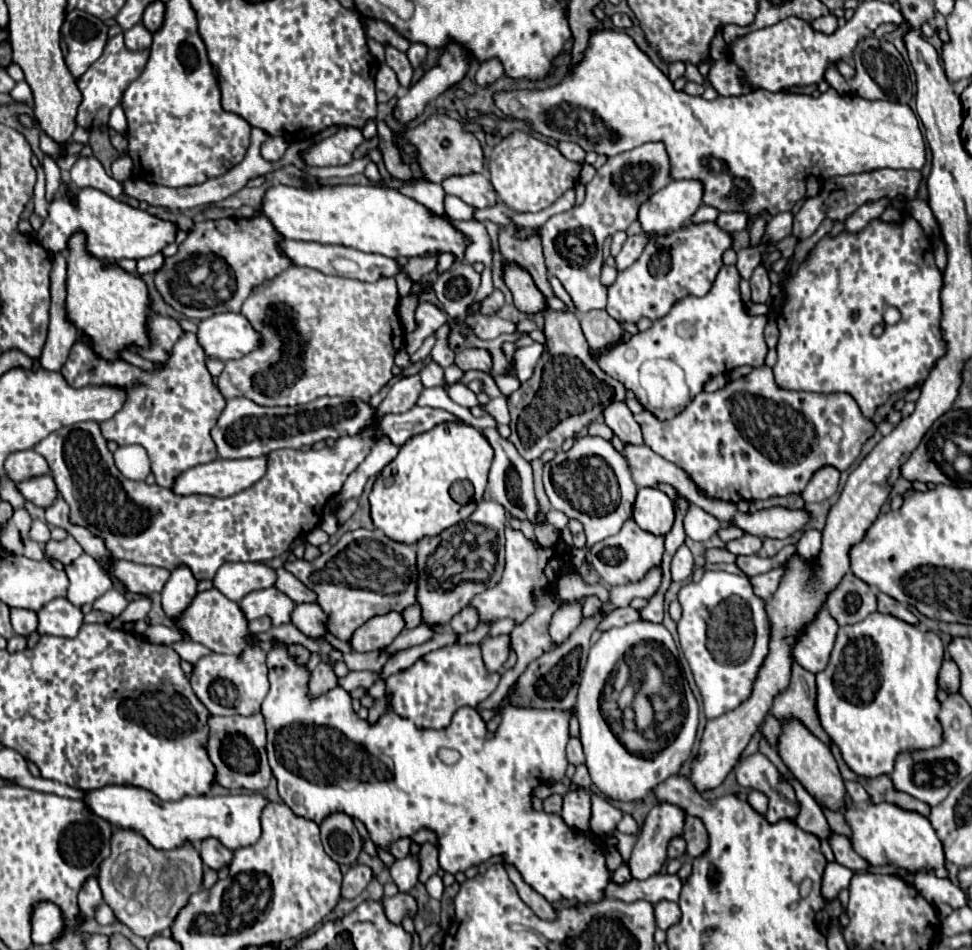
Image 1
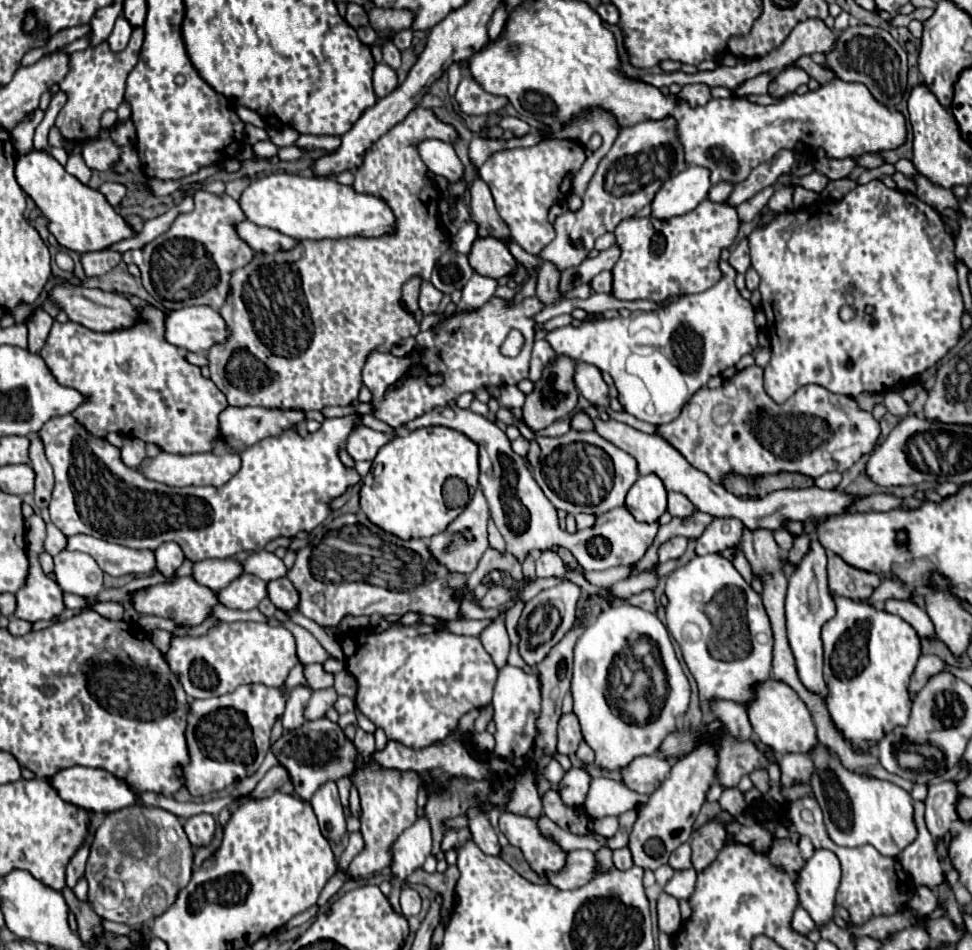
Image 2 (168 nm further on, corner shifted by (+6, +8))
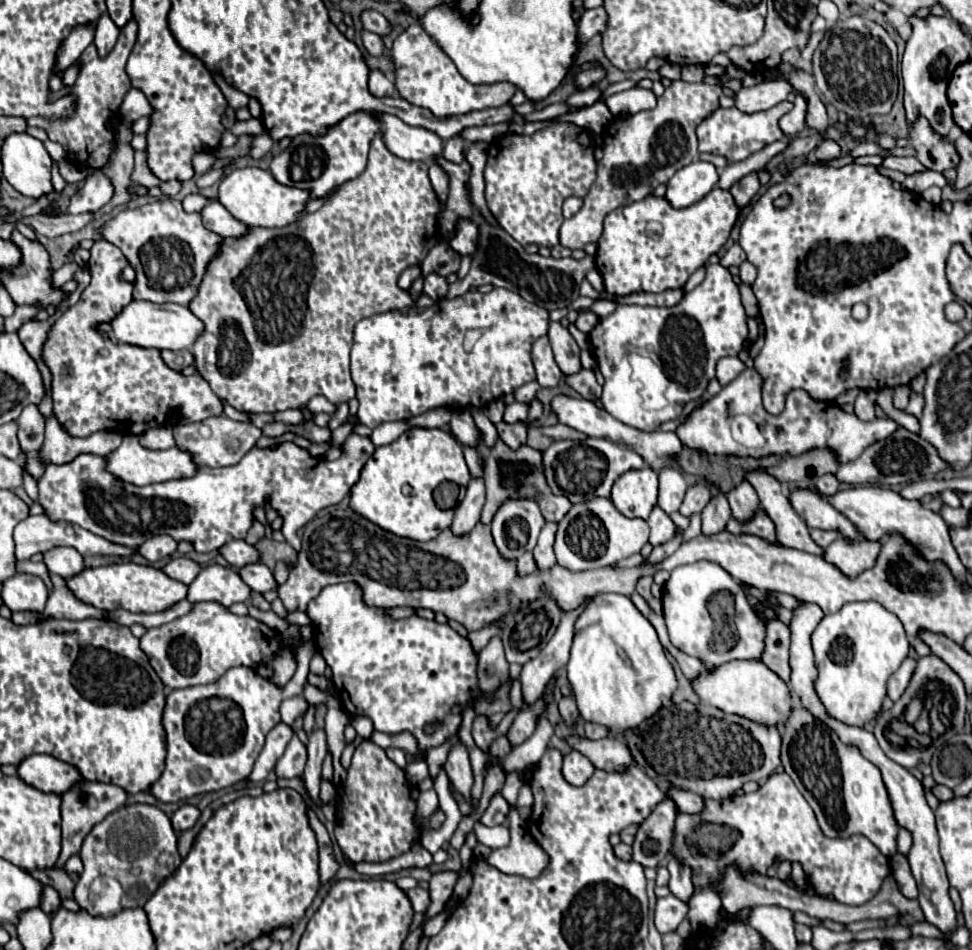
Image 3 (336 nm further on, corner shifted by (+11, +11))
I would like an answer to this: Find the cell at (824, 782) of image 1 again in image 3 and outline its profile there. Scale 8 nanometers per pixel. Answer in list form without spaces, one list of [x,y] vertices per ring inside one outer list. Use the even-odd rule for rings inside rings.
[[[736,659],[716,665],[712,669],[704,667],[700,675],[692,681],[692,687],[702,703],[718,707],[724,713],[736,713],[762,725],[784,725],[792,707],[788,685],[762,661]]]

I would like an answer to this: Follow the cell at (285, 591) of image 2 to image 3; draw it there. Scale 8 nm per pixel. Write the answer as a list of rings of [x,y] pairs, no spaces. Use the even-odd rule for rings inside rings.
[[[254,563],[254,565],[244,565],[242,569],[236,569],[236,573],[242,577],[242,581],[258,593],[266,593],[276,587],[272,571],[264,563]]]

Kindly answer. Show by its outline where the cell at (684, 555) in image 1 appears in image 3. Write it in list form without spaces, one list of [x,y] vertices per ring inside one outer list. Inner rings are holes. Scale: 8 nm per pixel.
[[[654,507],[650,517],[648,517],[648,525],[650,525],[650,543],[656,547],[656,545],[662,545],[666,541],[670,541],[676,533],[676,525],[674,521],[660,509],[660,507]]]

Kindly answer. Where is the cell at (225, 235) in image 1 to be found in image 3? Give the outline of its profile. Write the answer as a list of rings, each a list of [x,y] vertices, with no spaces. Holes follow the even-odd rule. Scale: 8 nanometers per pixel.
[[[162,199],[138,209],[120,211],[100,227],[102,239],[116,245],[136,271],[134,299],[188,305],[204,277],[206,265],[218,255],[220,235],[202,225],[200,213],[186,213],[178,199]]]

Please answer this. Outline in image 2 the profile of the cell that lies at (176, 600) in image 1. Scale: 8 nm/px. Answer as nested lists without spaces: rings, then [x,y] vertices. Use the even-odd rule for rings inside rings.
[[[167,542],[155,550],[155,558],[157,558],[157,570],[167,578],[167,582],[175,582],[175,572],[185,560],[183,550],[175,542]]]

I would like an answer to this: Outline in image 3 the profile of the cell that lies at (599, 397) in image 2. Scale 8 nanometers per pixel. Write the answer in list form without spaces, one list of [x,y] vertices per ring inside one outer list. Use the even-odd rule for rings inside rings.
[[[550,321],[548,323],[548,339],[554,351],[554,359],[558,363],[558,367],[562,369],[562,373],[572,375],[578,373],[582,369],[580,365],[580,349],[574,341],[574,337],[570,335],[570,331],[558,323],[558,321]]]

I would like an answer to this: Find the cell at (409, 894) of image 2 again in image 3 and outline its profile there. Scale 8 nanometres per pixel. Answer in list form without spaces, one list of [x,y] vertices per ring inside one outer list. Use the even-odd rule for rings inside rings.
[[[416,887],[416,889],[406,891],[406,895],[408,895],[414,911],[418,911],[418,913],[426,913],[428,911],[428,907],[430,907],[430,893],[426,889]]]

